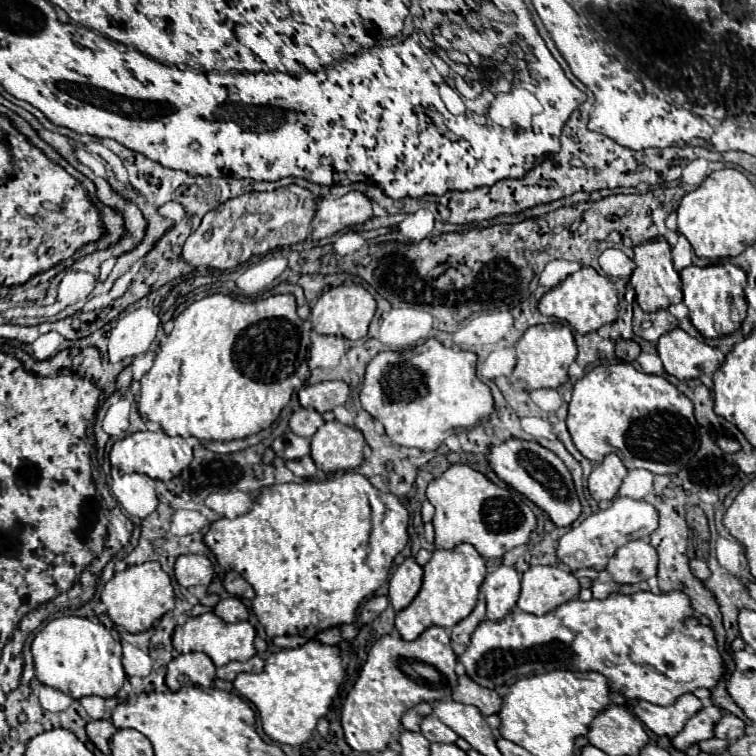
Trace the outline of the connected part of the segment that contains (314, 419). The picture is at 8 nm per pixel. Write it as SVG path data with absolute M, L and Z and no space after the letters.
M299 408L297 412L293 412L293 416L289 418L289 428L297 434L297 436L303 436L303 438L311 438L319 426L323 424L325 420L321 418L319 412L315 410L307 410L307 408Z

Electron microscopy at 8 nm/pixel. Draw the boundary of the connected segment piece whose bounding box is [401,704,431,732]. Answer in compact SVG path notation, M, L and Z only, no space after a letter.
M419 704L419 706L411 708L411 710L407 710L403 714L403 718L401 718L403 728L411 730L411 732L419 732L419 724L421 724L425 712L431 712L431 704Z

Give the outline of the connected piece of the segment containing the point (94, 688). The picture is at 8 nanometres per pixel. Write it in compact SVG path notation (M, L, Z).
M63 616L55 618L35 636L31 644L35 674L45 686L53 686L73 698L83 696L115 696L127 674L121 666L121 642L99 622L91 622L89 618L79 616Z

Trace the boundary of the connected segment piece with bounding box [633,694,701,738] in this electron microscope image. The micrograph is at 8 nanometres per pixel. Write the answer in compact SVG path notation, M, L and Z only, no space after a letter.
M683 694L677 698L675 704L671 706L655 706L649 704L645 700L639 700L633 706L633 714L657 736L669 736L673 738L675 734L679 734L685 726L685 722L697 714L701 710L701 702L699 698L695 698L693 694Z

